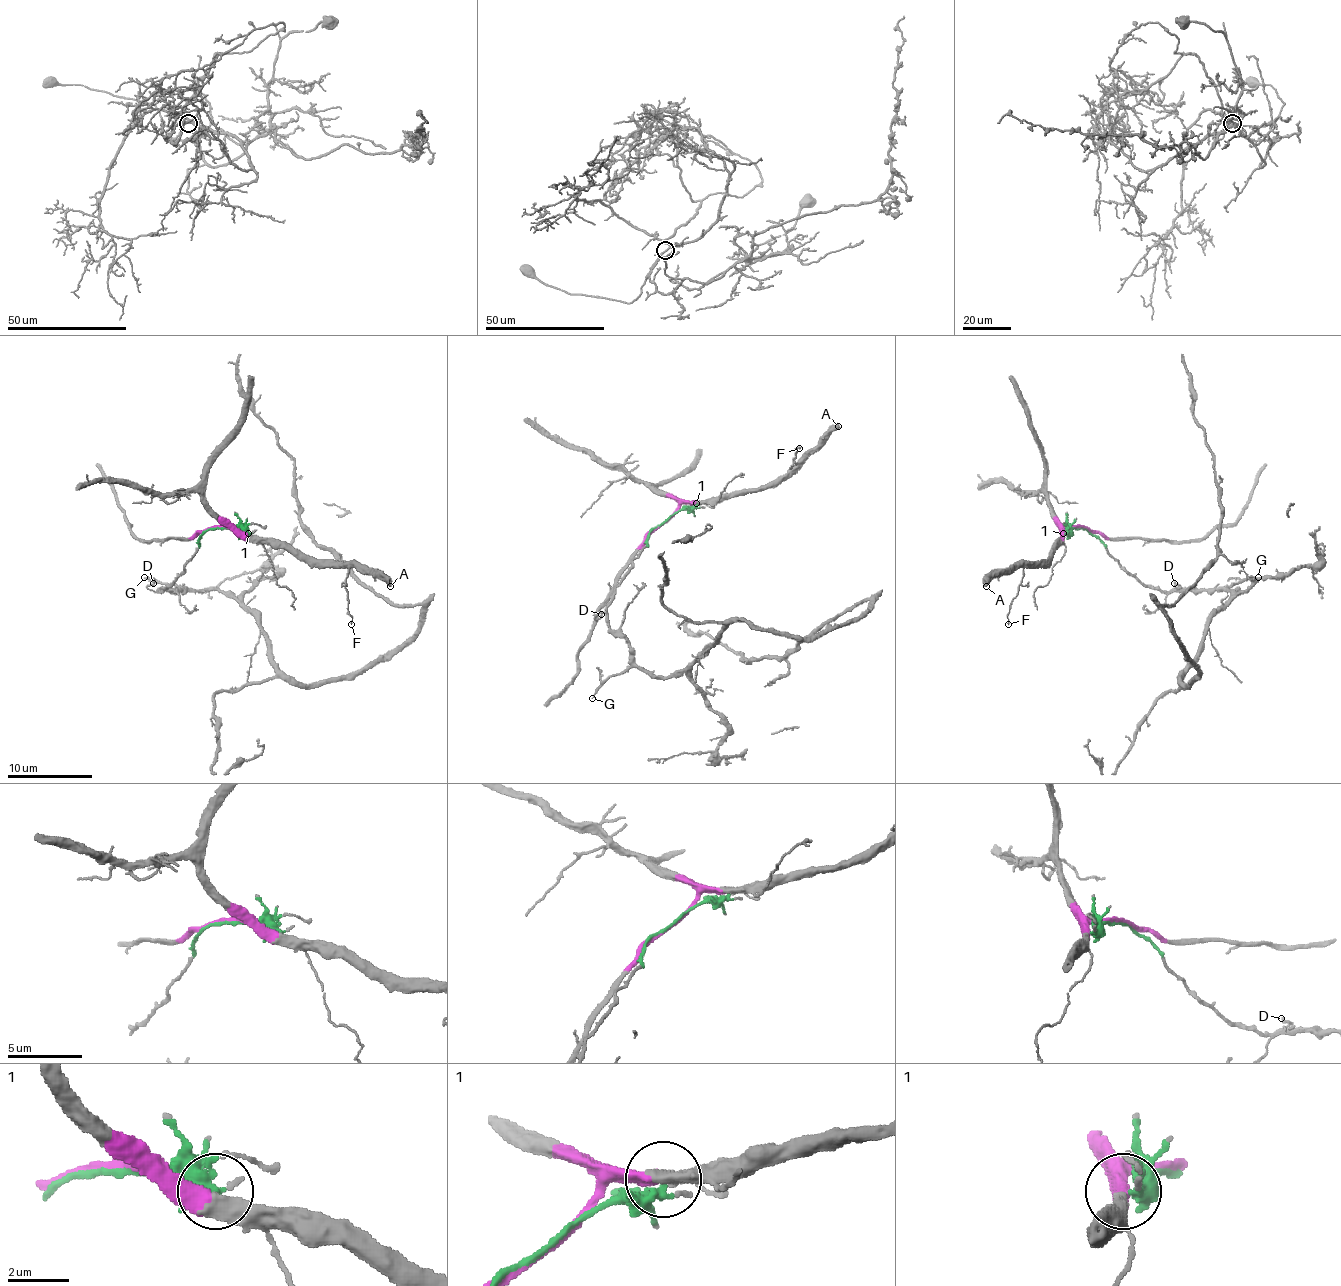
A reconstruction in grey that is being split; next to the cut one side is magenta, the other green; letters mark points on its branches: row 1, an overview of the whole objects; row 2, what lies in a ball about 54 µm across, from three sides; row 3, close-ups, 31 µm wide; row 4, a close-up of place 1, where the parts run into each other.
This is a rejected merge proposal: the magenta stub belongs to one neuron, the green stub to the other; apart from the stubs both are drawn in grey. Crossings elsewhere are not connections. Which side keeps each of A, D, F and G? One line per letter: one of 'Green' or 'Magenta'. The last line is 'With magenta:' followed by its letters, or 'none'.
A: Magenta
D: Green
F: Magenta
G: Green
With magenta: A, F

